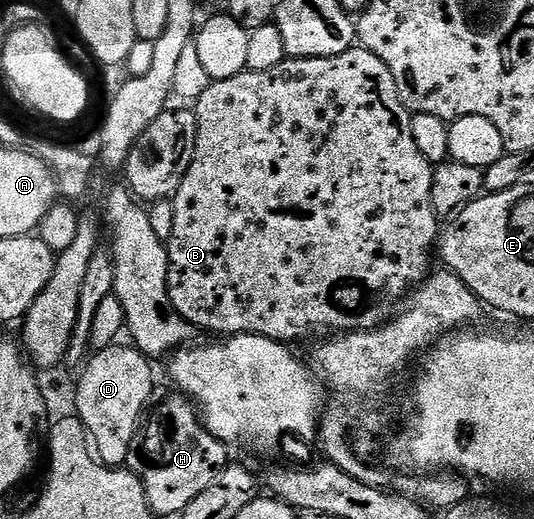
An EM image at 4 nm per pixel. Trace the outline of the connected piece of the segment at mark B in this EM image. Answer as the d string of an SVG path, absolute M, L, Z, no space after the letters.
M362 46L326 58L285 58L274 70L245 70L234 78L211 81L195 101L194 111L196 149L176 195L171 197L174 234L166 242L168 293L174 310L197 330L221 332L219 335L224 338L269 336L281 342L304 340L307 336L324 338L341 332L366 332L387 324L405 297L429 275L442 224L432 205L433 165L422 158L414 143L410 131L412 113L398 98L398 86L394 86L394 74L390 74L386 62Z

